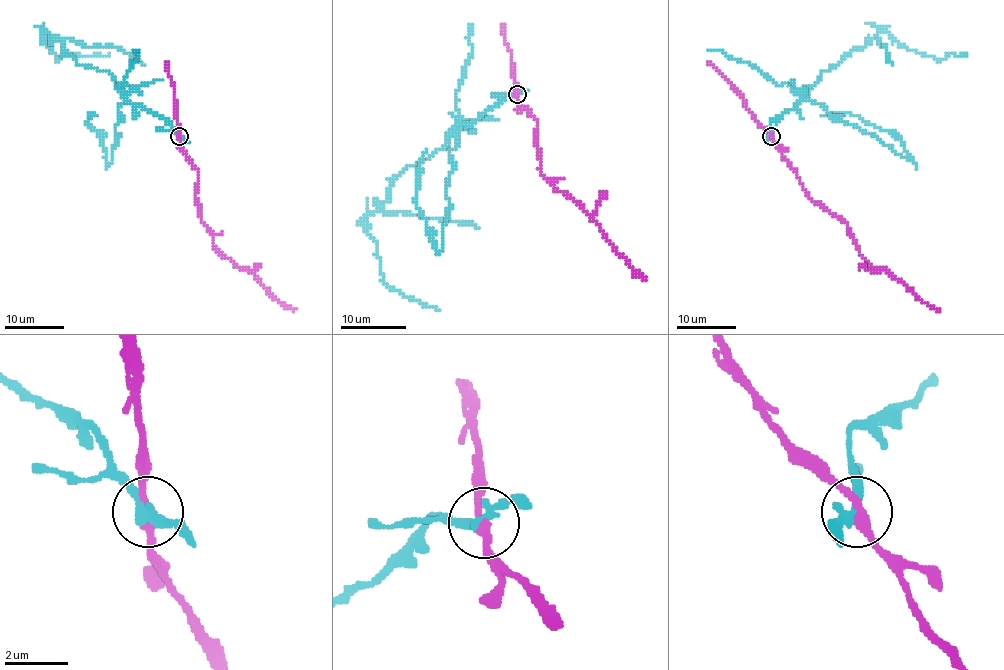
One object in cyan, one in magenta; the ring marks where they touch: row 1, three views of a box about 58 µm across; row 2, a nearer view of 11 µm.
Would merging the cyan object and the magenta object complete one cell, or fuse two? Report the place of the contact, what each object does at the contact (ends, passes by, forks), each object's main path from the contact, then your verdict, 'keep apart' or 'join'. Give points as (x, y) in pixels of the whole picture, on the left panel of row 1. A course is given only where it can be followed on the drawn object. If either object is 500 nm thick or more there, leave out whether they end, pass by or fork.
at (179, 136); cyan passes by; magenta passes by; cyan runs (179, 137), (170, 122), (129, 103), (114, 77), (80, 65), (42, 30), (59, 59), (109, 55); magenta runs (179, 137), (187, 159), (197, 169), (196, 201), (214, 245), (236, 266), (246, 268), (278, 300), (294, 311); keep apart

